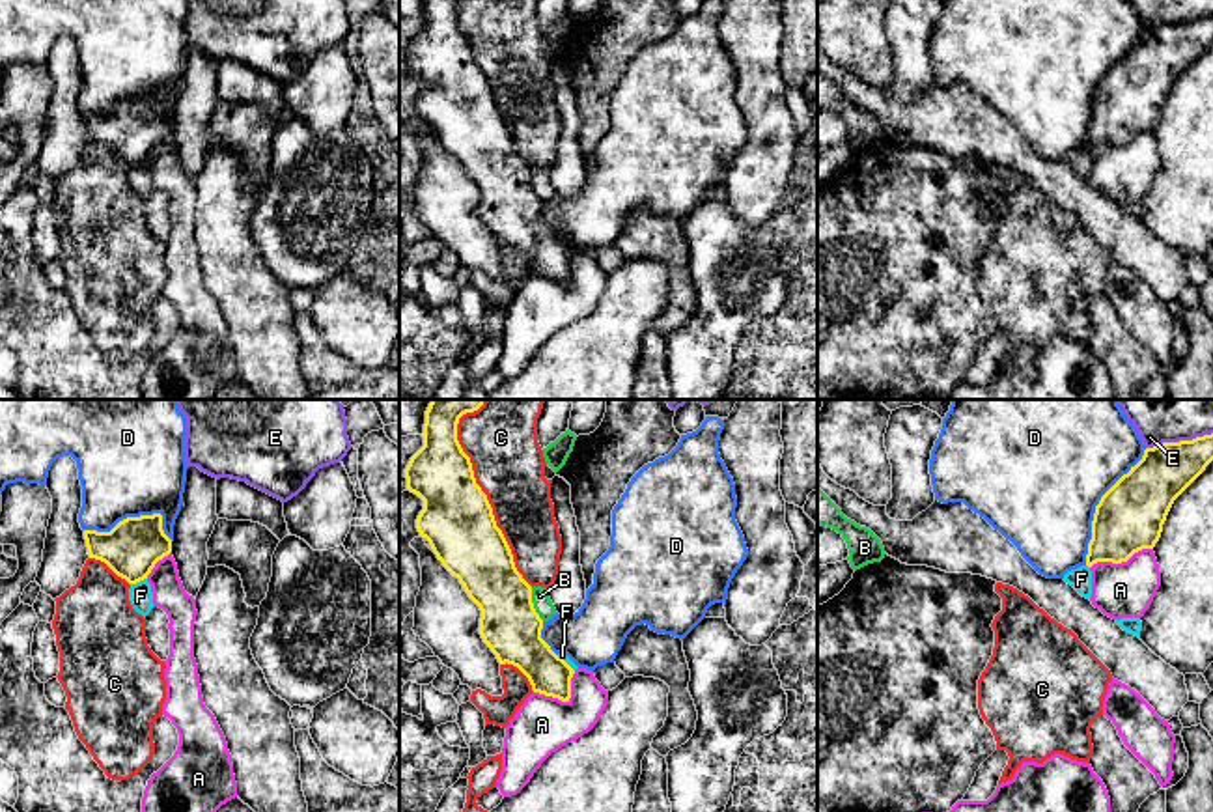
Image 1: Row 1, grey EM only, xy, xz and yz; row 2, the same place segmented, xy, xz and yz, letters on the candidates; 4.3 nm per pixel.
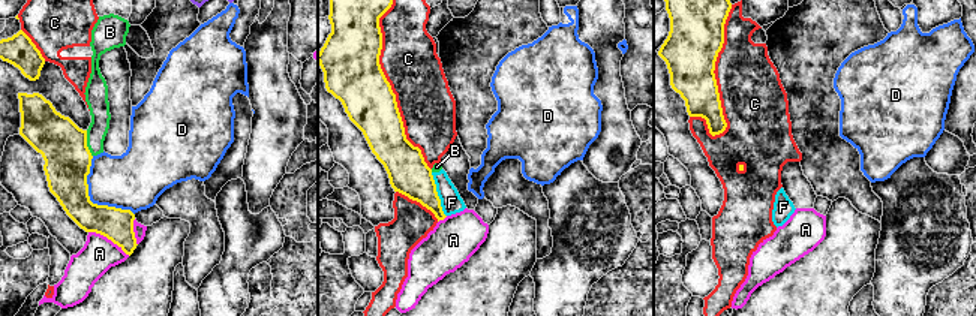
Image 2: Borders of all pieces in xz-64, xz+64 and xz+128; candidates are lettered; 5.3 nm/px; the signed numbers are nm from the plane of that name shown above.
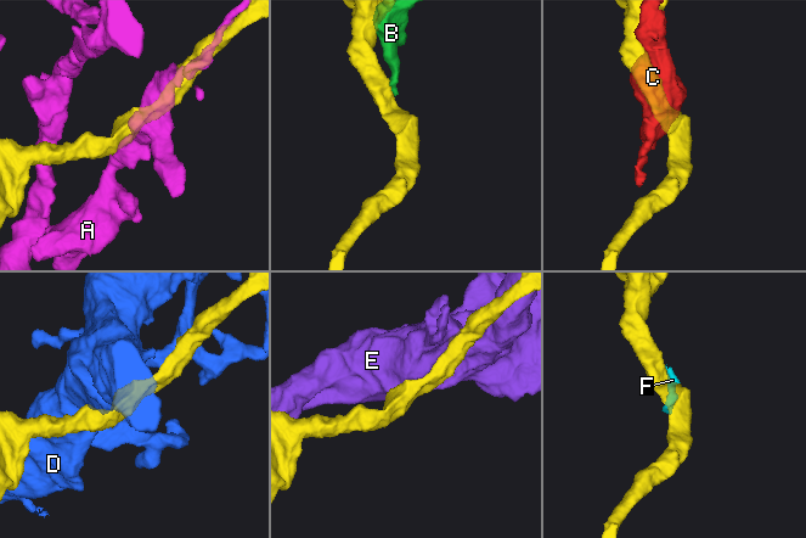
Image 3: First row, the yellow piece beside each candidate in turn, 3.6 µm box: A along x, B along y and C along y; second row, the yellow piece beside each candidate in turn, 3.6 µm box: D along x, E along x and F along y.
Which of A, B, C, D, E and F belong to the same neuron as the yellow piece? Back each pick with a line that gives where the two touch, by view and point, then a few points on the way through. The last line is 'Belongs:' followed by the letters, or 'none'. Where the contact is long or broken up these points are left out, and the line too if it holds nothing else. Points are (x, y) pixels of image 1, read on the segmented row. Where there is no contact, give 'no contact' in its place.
Belongs: none

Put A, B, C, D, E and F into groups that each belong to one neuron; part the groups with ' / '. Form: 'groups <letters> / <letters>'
groups A / B F / C / D / E

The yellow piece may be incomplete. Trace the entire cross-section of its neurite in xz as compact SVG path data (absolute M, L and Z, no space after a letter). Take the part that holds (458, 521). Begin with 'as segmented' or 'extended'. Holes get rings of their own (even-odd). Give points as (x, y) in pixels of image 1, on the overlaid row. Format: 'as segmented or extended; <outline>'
as segmented; M431 399L425 411L424 446L411 457L407 489L424 500L416 528L442 566L459 579L480 607L480 635L500 665L517 666L532 691L569 702L575 670L541 638L543 620L532 603L532 586L517 571L511 549L496 526L487 495L476 483L470 457L457 441L459 418L474 413L485 399Z

